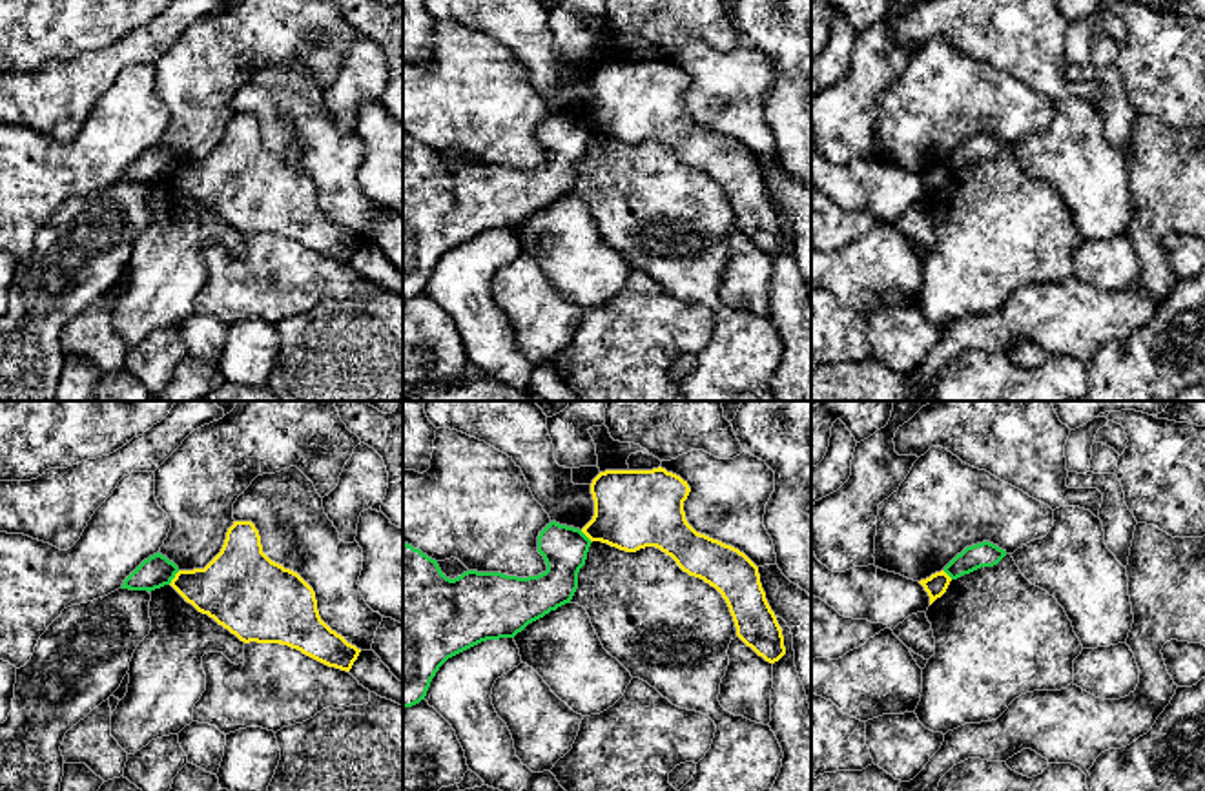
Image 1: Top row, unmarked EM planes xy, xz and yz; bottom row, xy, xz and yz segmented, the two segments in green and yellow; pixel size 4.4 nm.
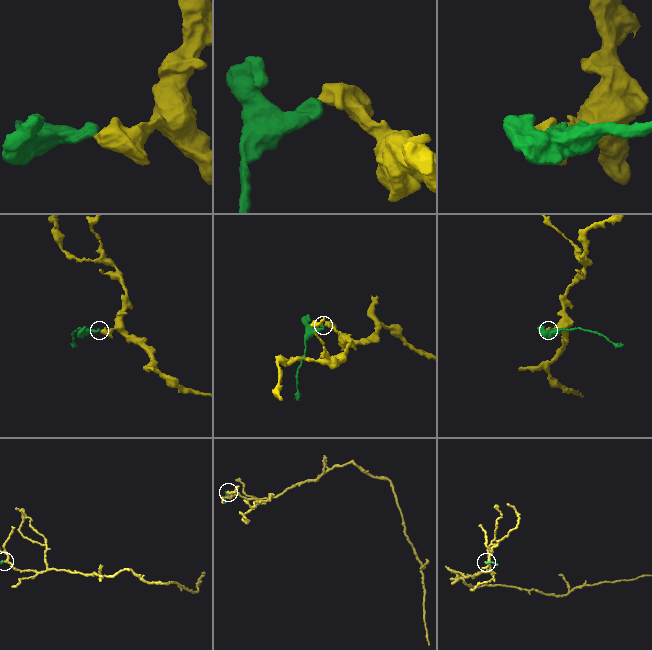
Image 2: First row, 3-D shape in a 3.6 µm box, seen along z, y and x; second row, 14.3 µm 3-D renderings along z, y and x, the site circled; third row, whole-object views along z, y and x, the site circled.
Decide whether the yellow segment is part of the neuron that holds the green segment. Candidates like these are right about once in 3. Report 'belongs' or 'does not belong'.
does not belong

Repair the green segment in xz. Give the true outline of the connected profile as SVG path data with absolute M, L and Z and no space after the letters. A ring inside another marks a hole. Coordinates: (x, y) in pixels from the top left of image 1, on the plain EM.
M551 113L538 128L545 164L518 170L467 162L450 171L436 151L403 133L403 299L425 292L432 270L448 250L487 231L514 230L529 215L571 195L591 135L580 120Z

